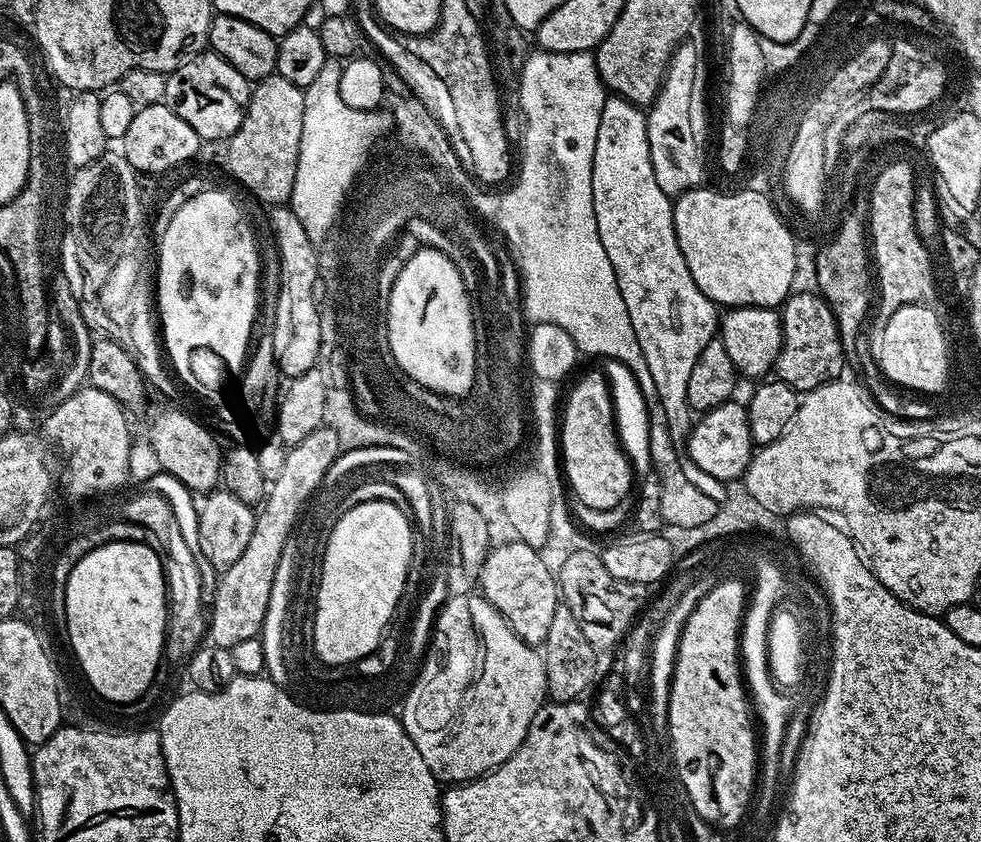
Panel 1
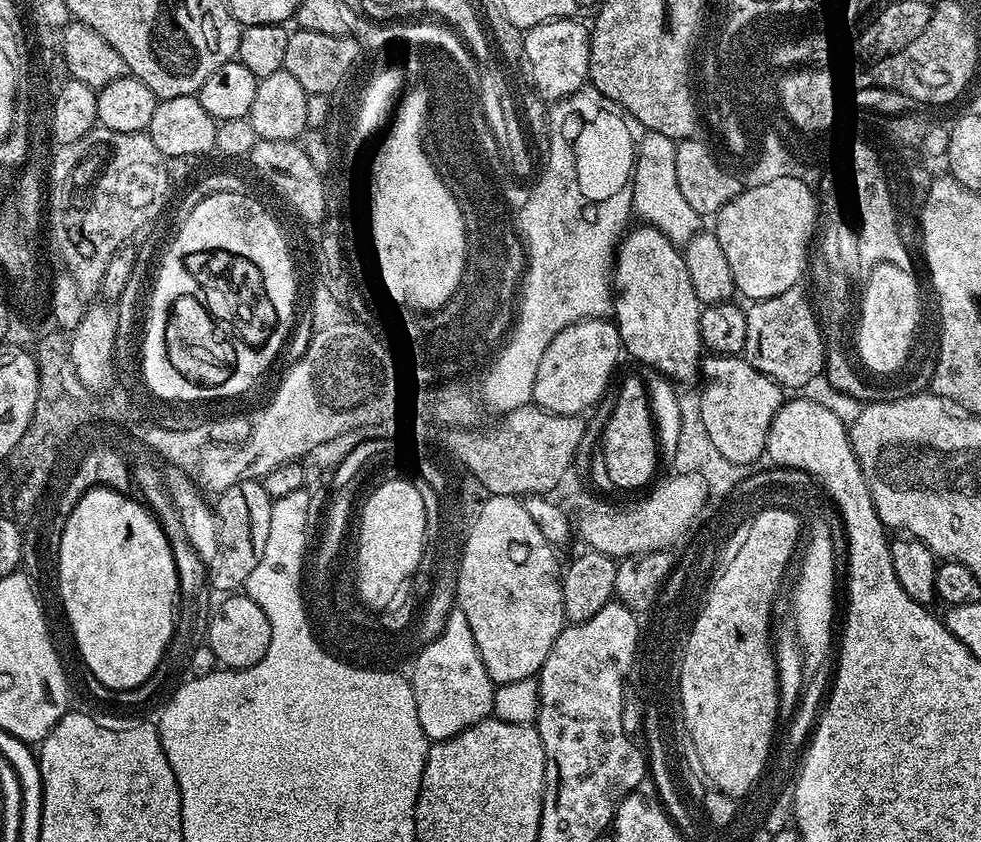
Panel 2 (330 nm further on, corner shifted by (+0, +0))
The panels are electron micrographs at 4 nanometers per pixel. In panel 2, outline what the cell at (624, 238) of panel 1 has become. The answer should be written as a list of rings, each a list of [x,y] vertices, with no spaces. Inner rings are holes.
[[[645,131],[639,137],[636,146],[636,161],[632,167],[632,211],[638,217],[641,216],[643,223],[649,228],[656,228],[677,246],[688,243],[688,239],[701,229],[702,217],[686,203],[682,198],[682,190],[678,190],[678,174],[675,173],[674,154],[676,153],[677,141],[666,138],[666,134]]]

